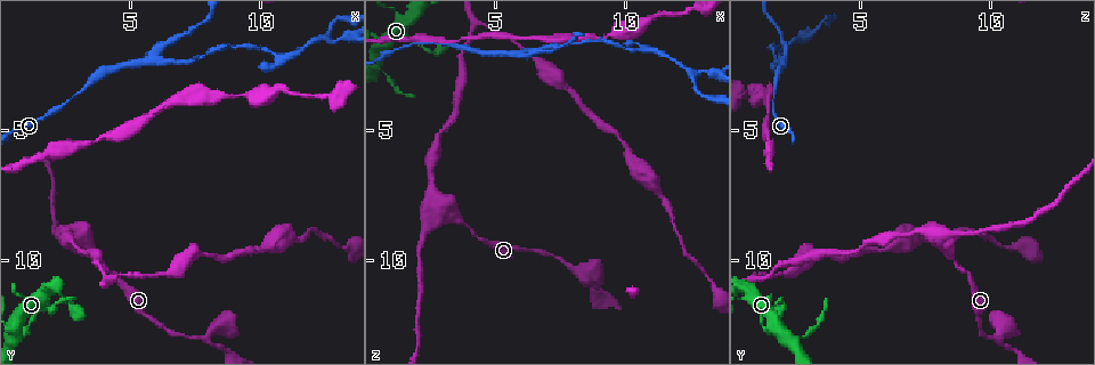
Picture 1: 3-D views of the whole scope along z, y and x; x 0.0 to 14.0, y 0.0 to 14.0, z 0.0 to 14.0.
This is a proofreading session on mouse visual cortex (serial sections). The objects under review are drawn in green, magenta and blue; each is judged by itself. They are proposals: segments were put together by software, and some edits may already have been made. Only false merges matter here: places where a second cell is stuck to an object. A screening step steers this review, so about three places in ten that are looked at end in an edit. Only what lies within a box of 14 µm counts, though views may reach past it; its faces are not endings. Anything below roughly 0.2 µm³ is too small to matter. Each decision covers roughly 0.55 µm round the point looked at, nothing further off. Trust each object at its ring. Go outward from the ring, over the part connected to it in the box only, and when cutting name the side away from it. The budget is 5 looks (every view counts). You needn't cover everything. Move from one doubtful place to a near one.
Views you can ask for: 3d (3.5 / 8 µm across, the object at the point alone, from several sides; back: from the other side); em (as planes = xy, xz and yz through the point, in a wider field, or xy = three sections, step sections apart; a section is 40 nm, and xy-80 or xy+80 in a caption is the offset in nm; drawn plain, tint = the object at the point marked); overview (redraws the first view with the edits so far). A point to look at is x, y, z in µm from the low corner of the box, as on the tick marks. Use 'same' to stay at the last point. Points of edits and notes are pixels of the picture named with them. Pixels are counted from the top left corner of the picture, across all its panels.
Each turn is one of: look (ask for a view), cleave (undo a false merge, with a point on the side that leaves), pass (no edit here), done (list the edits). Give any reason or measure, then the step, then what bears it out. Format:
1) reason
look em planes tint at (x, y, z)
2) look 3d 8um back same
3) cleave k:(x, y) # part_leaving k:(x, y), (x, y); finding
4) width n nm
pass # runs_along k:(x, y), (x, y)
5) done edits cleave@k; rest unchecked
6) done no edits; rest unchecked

two arms in line, one across
look 3d 8um back at (5.9, 2.2, 2.1)

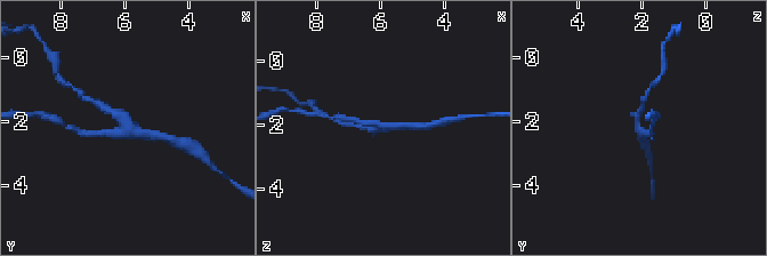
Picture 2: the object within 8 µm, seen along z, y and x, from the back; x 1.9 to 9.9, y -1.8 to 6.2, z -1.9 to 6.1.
look 3d 3.5um back at (5.8, 2.4, 2.2)

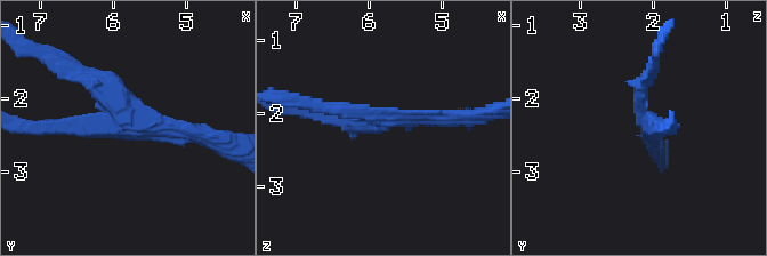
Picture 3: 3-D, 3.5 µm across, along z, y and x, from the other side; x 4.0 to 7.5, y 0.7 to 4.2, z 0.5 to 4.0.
look em planes tint at (5.85, 2.30, 2.10)

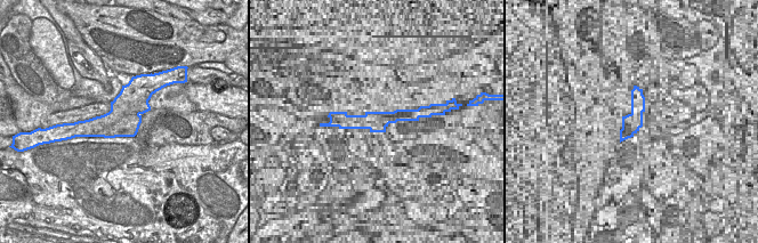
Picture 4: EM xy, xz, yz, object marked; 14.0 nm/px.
arm_widths 200, 200, 250 nm
cleave 3:(62, 127) # part_leaving 3:(434, 118), (380, 120), (321, 105); a second cell is stuck on

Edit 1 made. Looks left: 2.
sharp bend
look 3d 3.5um at (2.3, 9.0, 8.1)

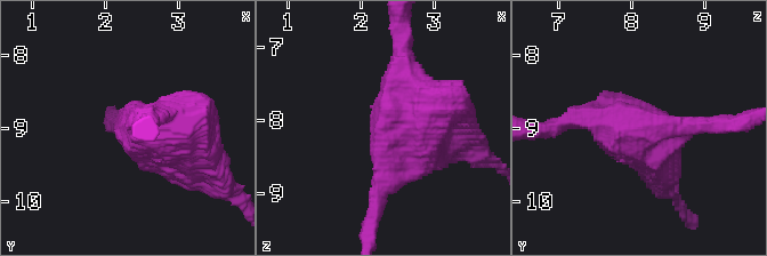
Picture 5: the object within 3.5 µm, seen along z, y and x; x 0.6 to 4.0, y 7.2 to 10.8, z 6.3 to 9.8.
look em xy step 3 tint at (2.40, 9.05, 8.20)

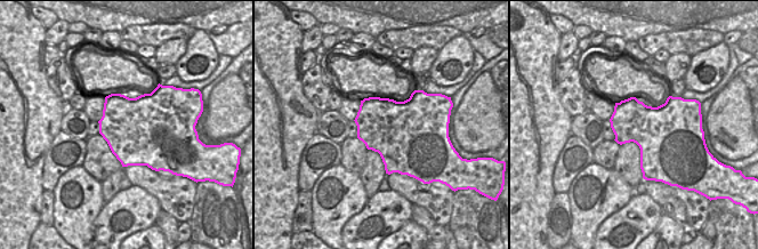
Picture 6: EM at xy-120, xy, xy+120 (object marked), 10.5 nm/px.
pass # runs_along 5:(662, 184), (645, 138), (574, 117); continuous, no second cell

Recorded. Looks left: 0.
done edits cleave@3; rest unchecked

